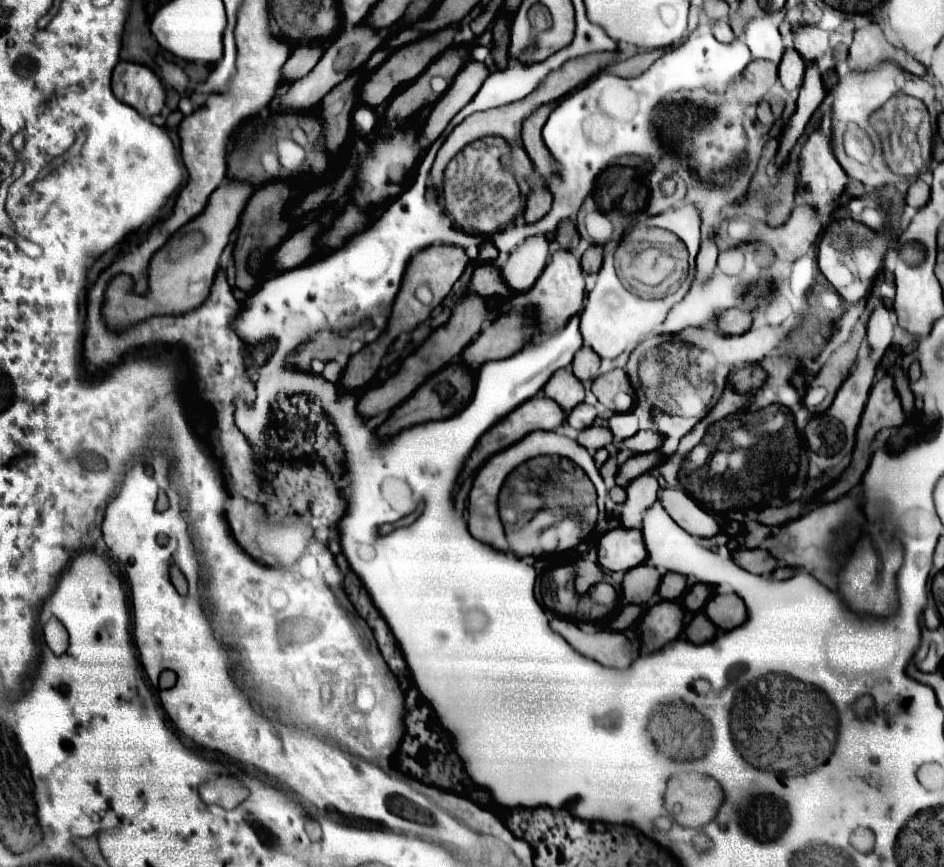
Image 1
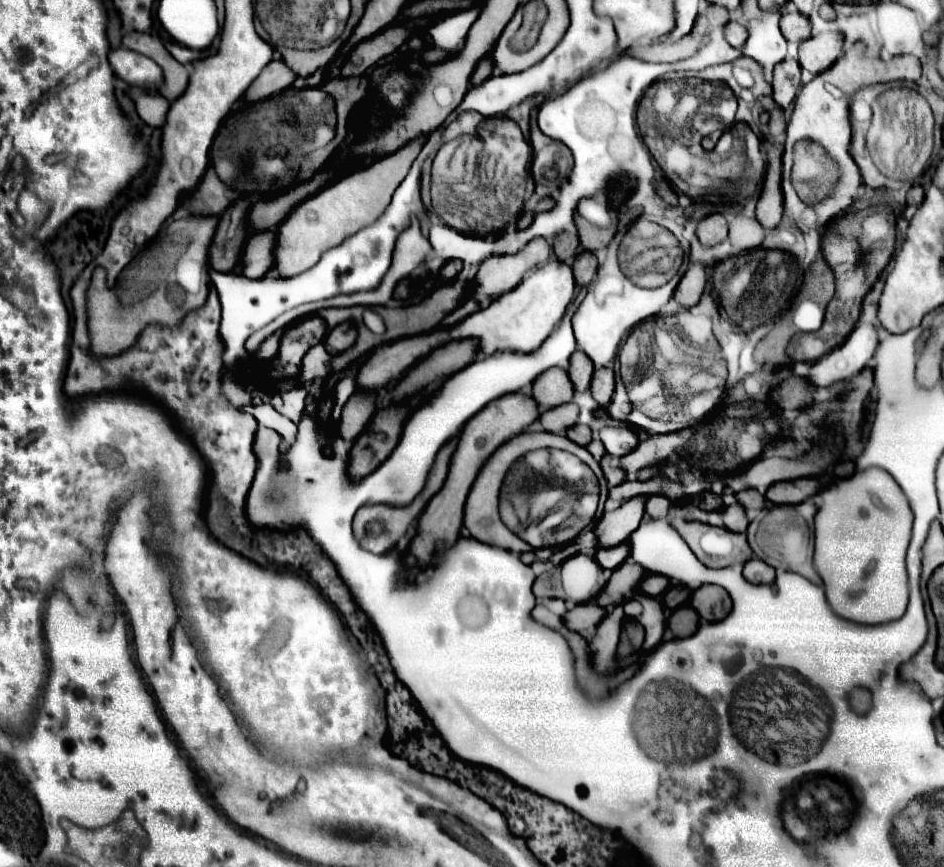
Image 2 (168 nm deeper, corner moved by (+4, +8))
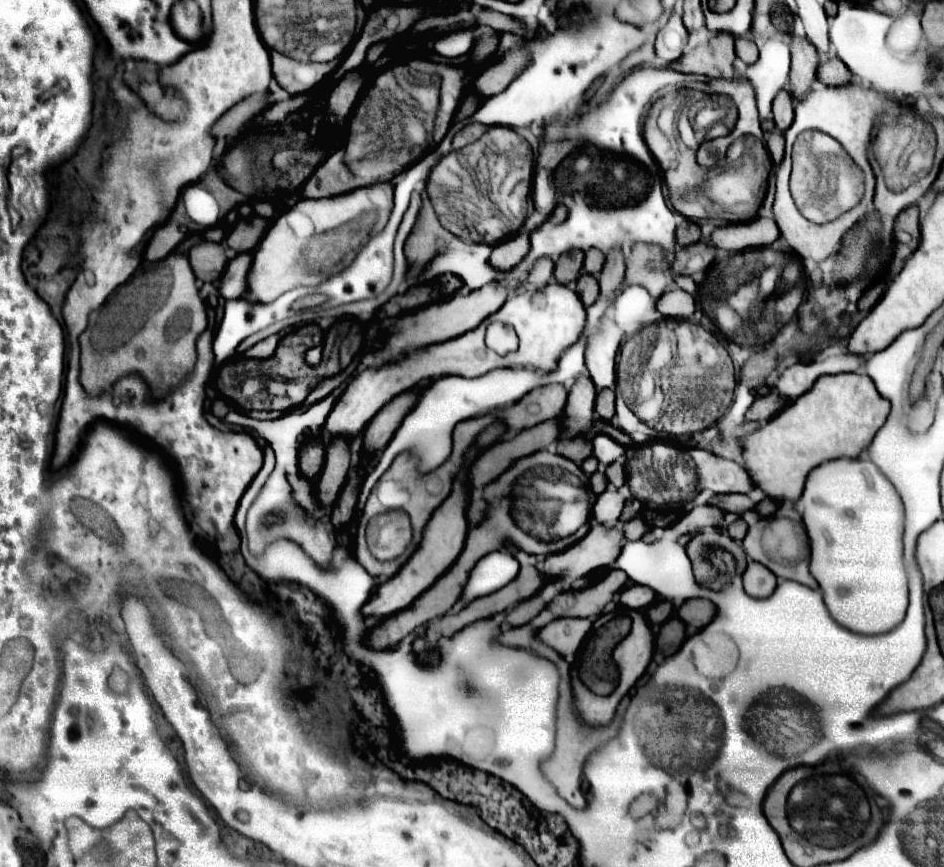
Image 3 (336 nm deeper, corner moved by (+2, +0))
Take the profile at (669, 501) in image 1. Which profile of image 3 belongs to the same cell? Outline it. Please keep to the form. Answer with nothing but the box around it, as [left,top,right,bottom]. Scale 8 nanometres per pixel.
[593,484,627,526]

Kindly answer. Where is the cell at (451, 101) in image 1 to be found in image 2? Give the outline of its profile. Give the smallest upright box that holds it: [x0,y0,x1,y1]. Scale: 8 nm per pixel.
[273,142,425,278]

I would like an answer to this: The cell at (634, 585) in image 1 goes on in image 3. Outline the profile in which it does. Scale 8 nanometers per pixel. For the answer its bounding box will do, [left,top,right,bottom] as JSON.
[547,570,629,618]

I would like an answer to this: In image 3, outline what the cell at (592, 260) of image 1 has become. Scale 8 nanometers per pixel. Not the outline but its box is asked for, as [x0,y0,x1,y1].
[577,272,599,306]

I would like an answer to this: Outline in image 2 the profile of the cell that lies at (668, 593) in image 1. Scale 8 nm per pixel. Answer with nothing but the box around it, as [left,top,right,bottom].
[639,574,669,598]

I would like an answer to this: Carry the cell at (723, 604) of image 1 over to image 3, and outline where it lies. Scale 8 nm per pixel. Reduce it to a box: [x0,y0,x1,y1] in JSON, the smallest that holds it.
[679,598,717,628]

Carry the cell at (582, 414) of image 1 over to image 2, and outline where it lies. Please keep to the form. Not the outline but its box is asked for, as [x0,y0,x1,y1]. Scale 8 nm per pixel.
[539,402,579,436]

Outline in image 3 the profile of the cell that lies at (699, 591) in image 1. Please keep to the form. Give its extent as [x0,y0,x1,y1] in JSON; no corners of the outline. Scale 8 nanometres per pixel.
[647,600,675,626]

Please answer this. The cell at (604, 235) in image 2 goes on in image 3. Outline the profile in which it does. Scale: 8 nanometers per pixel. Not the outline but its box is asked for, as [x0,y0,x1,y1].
[585,248,605,276]

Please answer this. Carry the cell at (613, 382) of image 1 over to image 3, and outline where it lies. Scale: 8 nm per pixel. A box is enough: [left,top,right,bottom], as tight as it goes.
[595,390,615,420]

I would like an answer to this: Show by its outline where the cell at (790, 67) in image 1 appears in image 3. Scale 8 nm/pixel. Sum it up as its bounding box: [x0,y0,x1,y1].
[773,90,793,130]

